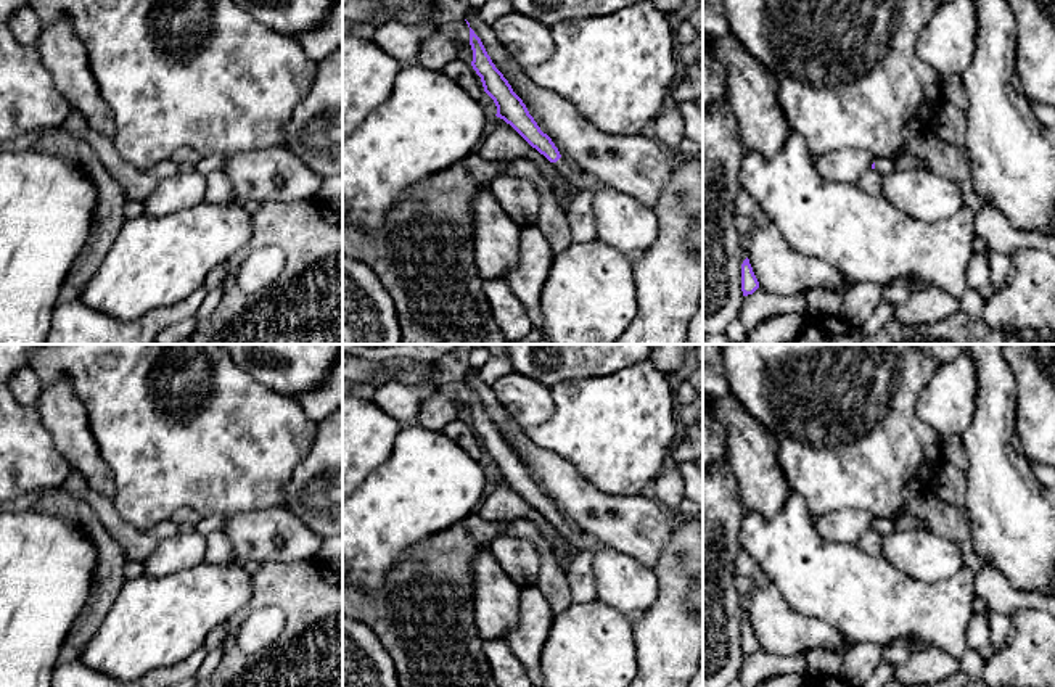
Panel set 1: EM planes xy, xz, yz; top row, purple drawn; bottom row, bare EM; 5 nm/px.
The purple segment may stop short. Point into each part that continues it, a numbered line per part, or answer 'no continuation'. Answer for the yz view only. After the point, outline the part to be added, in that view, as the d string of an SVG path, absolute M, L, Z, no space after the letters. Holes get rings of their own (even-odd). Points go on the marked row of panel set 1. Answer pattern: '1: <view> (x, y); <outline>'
1: yz (883, 166); M876 158L875 159L875 171L881 175L888 175L896 171L894 161L888 158Z

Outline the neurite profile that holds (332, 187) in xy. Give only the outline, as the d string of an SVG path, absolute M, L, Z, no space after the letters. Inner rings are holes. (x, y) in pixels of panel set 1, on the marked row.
M343 172L322 179L318 201L330 204L339 196L343 196Z

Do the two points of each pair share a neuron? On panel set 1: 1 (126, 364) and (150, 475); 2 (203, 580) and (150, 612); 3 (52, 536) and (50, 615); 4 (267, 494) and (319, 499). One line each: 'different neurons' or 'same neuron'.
1: same neuron
2: same neuron
3: same neuron
4: different neurons

